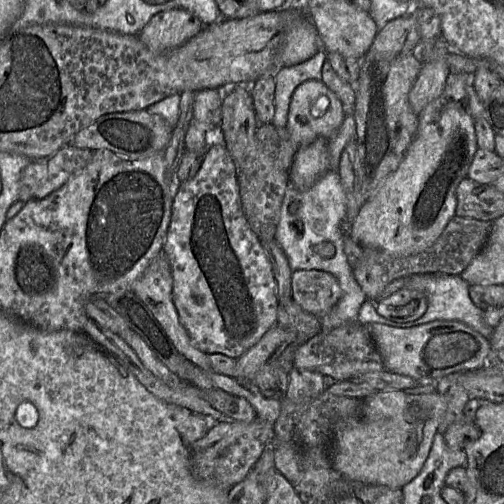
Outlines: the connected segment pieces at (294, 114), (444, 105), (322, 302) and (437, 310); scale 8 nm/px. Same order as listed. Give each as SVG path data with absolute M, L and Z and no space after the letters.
M307 80L298 85L292 94L287 132L297 148L308 145L318 138L329 140L341 127L344 117L344 107L340 99L321 80Z
M450 74L441 94L418 115L418 130L404 158L379 190L363 204L348 227L350 237L362 248L374 248L395 256L417 254L434 243L455 215L457 186L467 177L479 148L466 91L466 87L471 84L472 75Z
M295 270L291 276L292 299L321 319L339 301L342 291L335 276L321 270Z
M413 274L408 276L405 289L417 290L425 294L427 298L427 310L421 317L409 322L395 322L379 315L376 310L376 304L367 300L362 304L358 311L357 321L363 325L379 323L395 328L408 328L434 320L457 320L468 325L489 339L493 332L493 327L485 321L484 309L478 307L471 300L469 296L469 286L470 284L467 281L463 280L460 275L456 274Z

